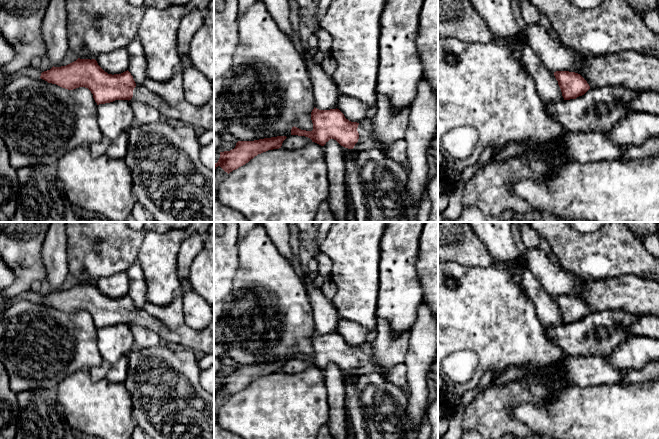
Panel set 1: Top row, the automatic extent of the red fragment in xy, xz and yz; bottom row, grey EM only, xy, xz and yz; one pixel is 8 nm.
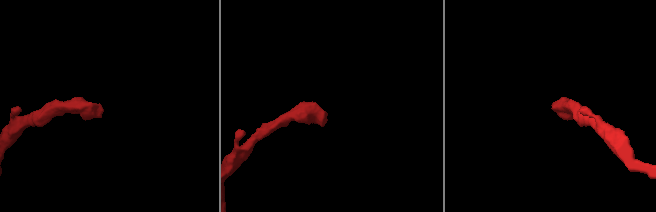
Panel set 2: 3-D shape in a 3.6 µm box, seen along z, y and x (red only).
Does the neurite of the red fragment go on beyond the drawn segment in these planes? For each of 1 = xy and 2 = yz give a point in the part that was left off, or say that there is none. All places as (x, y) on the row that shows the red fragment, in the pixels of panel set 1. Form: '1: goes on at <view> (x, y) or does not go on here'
1: goes on at xy (184, 113)
2: does not go on here

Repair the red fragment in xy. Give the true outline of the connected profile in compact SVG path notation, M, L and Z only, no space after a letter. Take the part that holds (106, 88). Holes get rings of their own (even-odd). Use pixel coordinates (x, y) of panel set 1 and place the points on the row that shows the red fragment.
M78 58L66 66L53 66L42 72L40 78L68 90L88 88L97 105L134 98L154 107L166 121L214 131L214 93L203 106L194 106L185 99L178 105L169 105L143 85L137 85L128 70L121 74L108 74L95 59Z

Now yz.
M556 71L554 76L558 81L564 100L576 99L590 89L587 81L578 73Z

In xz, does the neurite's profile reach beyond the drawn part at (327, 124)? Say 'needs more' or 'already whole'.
needs more

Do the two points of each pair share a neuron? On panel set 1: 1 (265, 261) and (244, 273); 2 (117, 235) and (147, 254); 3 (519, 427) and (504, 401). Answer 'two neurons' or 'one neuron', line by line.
1: one neuron
2: two neurons
3: one neuron

